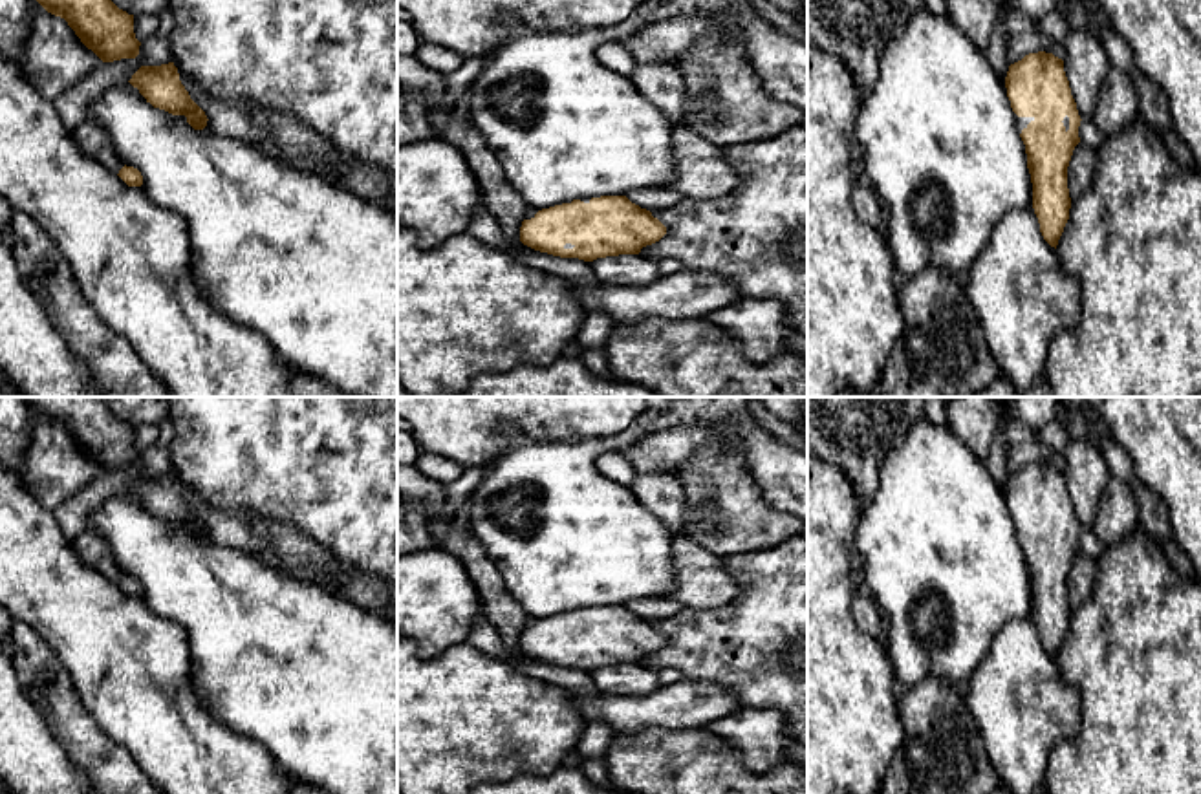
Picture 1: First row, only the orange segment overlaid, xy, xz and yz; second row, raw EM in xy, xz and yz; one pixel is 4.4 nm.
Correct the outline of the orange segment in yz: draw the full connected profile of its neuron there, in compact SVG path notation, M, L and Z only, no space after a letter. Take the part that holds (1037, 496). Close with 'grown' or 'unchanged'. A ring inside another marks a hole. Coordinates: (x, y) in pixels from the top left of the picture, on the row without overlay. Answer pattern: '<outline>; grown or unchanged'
M1045 461L1029 463L1009 476L1005 498L1025 554L1040 642L1056 659L1069 629L1067 576L1082 531L1064 470Z; grown

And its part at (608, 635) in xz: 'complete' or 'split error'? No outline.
split error

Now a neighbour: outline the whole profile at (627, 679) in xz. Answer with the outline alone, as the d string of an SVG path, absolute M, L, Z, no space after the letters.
M619 664L591 671L595 686L608 695L648 695L661 688L657 671L643 664Z

